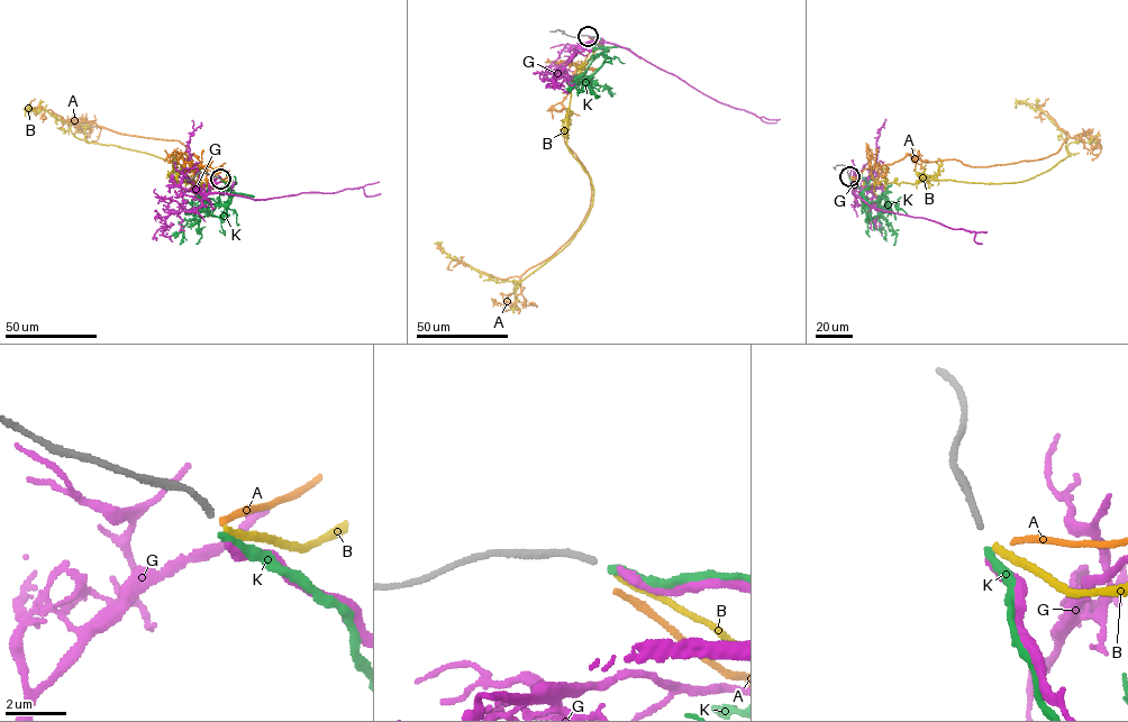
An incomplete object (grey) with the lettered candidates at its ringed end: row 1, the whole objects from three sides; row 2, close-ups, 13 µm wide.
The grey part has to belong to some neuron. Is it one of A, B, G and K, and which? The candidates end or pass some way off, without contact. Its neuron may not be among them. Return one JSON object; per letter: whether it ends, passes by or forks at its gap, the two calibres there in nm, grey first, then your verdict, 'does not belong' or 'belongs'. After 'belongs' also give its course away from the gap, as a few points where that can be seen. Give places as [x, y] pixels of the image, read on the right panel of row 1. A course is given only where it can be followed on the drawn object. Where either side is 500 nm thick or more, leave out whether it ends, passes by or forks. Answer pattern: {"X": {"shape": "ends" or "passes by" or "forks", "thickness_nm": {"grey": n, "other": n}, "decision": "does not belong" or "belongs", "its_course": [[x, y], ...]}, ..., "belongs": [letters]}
{"A": {"shape": "ends", "thickness_nm": {"grey": 220, "other": 200}, "decision": "does not belong"}, "B": {"shape": "ends", "thickness_nm": {"grey": 220, "other": 240}, "decision": "belongs", "its_course": [[849, 177], [863, 189], [884, 180], [1020, 182], [1067, 156], [1066, 135], [1042, 110], [1018, 100], [1016, 108]]}, "G": {"shape": "ends", "thickness_nm": {"grey": 220, "other": 280}, "decision": "does not belong"}, "K": {"shape": "ends", "thickness_nm": {"grey": 220, "other": 240}, "decision": "does not belong"}, "belongs": ["B"]}

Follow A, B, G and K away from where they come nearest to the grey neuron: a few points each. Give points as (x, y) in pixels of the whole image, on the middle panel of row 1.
A: (589, 37), (597, 44), (562, 102), (565, 144), (590, 181), (580, 227), (507, 279), (439, 246)
B: (589, 36), (601, 47), (566, 115), (566, 146), (593, 191), (574, 237), (499, 282), (438, 244)
G: (589, 36), (602, 39), (581, 44), (615, 44), (718, 101), (757, 117), (780, 119)
K: (588, 36), (599, 37), (605, 51), (580, 78), (605, 88), (607, 85), (613, 93)

